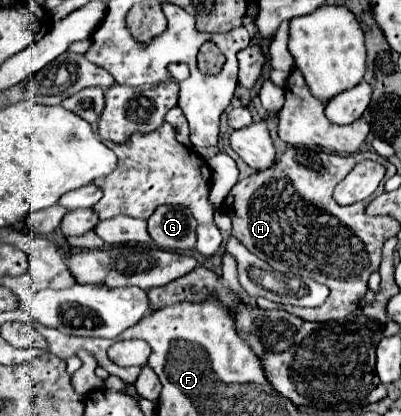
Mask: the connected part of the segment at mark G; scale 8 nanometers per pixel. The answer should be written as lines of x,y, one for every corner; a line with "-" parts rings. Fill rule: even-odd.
158,207
148,219
148,233
160,249
194,249
196,219
186,207

